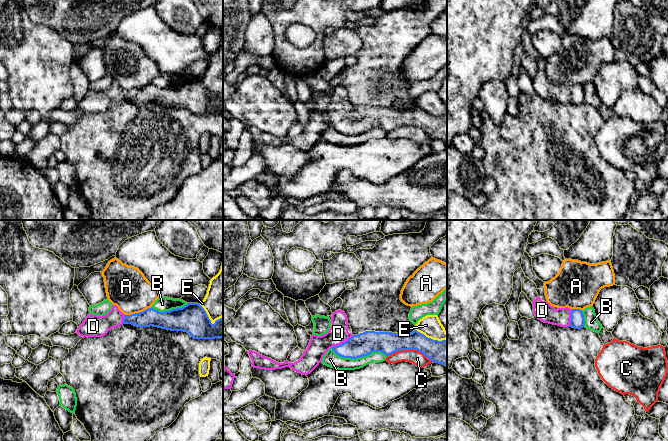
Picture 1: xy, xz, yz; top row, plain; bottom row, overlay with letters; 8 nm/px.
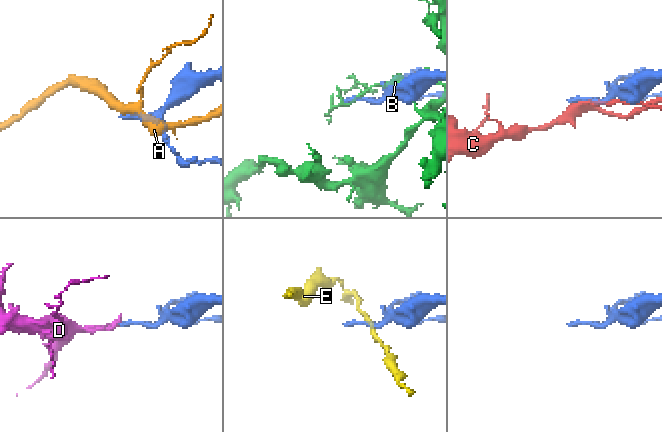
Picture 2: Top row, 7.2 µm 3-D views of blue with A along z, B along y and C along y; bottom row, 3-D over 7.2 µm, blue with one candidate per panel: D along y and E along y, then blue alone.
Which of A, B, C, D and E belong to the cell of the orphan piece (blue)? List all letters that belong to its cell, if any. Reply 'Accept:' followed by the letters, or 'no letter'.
Accept: D

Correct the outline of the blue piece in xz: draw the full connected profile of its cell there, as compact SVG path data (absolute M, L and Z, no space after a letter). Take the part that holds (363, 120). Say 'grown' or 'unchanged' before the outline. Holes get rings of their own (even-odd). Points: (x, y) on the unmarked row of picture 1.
grown; M339 85L331 93L332 102L329 107L322 112L312 111L307 125L298 137L278 139L249 126L252 143L265 146L290 143L302 151L308 151L319 141L330 124L338 132L351 135L361 134L372 128L382 128L389 132L397 127L417 126L433 139L443 140L447 143L447 115L433 116L417 106L403 111L375 107L352 111L348 108L348 95L344 87Z

